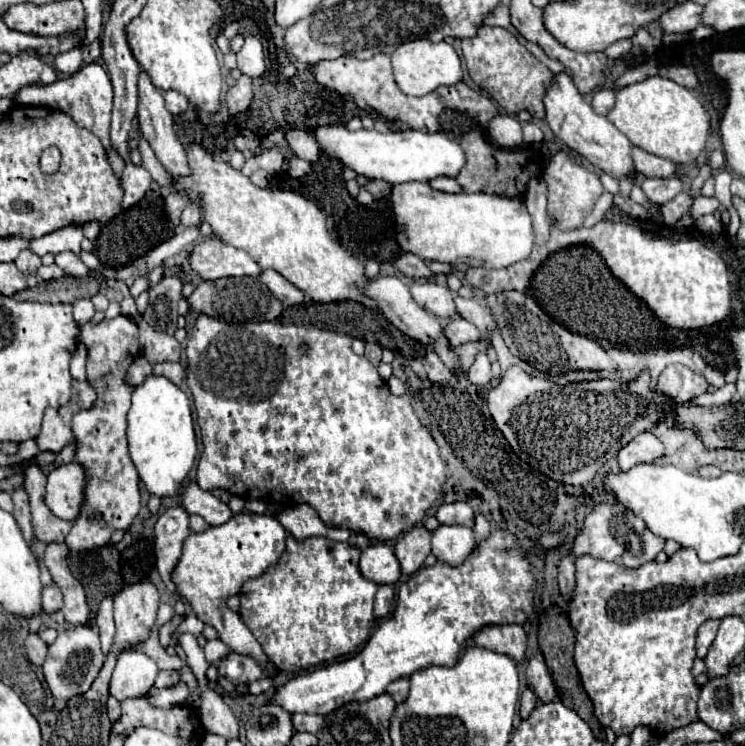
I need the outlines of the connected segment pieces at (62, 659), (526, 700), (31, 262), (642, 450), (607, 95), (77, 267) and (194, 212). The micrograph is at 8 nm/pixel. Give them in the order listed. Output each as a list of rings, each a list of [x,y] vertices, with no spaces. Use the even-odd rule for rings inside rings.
[[[73,627],[67,631],[61,631],[57,639],[47,647],[47,657],[43,661],[43,675],[45,681],[53,693],[55,699],[71,699],[75,695],[87,693],[91,683],[95,681],[101,665],[105,661],[105,655],[101,653],[99,643],[99,631],[95,627]]]
[[[525,689],[525,691],[521,693],[521,707],[519,707],[521,719],[527,719],[535,705],[537,705],[537,695],[535,695],[531,689]]]
[[[23,249],[19,253],[19,257],[15,259],[15,265],[21,273],[35,273],[41,267],[41,257],[37,257],[35,253],[31,253],[29,249]]]
[[[639,433],[633,441],[629,441],[619,453],[617,463],[619,469],[625,473],[627,469],[639,465],[639,463],[653,463],[663,455],[663,445],[653,433]]]
[[[599,89],[595,91],[593,95],[593,107],[595,107],[595,113],[599,115],[607,115],[615,105],[615,93],[611,89]]]
[[[59,253],[57,255],[57,265],[69,275],[69,277],[85,277],[87,267],[73,255],[73,253]]]
[[[189,203],[185,209],[183,209],[183,215],[181,215],[181,225],[197,225],[201,219],[201,209],[197,203]]]

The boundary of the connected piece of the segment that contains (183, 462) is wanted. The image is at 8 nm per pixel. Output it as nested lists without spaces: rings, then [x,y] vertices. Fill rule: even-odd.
[[[147,377],[133,393],[133,403],[127,415],[127,439],[129,457],[145,489],[161,499],[177,495],[197,457],[197,441],[187,395],[165,377]]]

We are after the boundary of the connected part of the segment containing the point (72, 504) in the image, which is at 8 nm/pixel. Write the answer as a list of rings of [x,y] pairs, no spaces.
[[[77,463],[61,465],[47,475],[45,503],[59,519],[73,521],[79,513],[85,489],[85,471]]]

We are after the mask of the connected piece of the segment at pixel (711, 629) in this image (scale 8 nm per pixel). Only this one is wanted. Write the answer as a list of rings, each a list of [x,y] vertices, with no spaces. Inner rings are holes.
[[[709,619],[705,621],[699,631],[697,631],[697,657],[699,659],[705,659],[707,657],[707,651],[715,639],[715,633],[717,633],[717,627],[719,627],[719,619]]]

